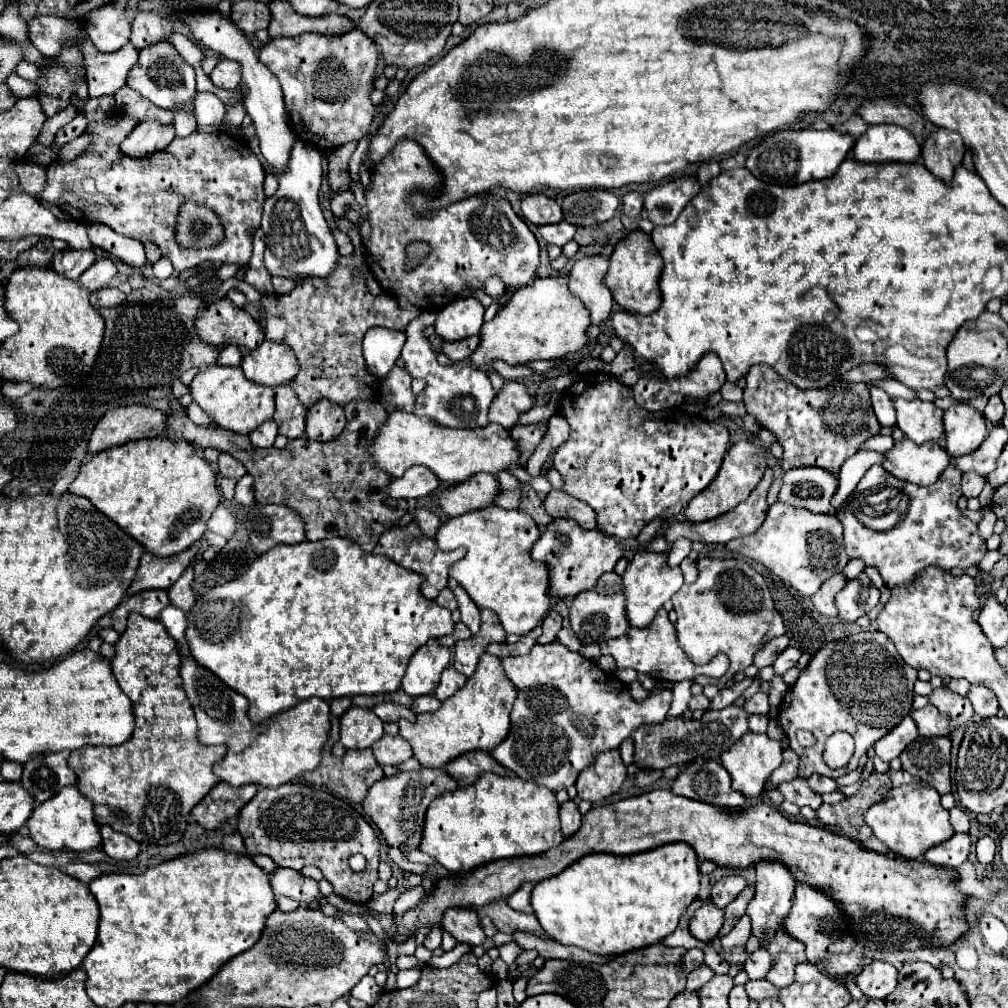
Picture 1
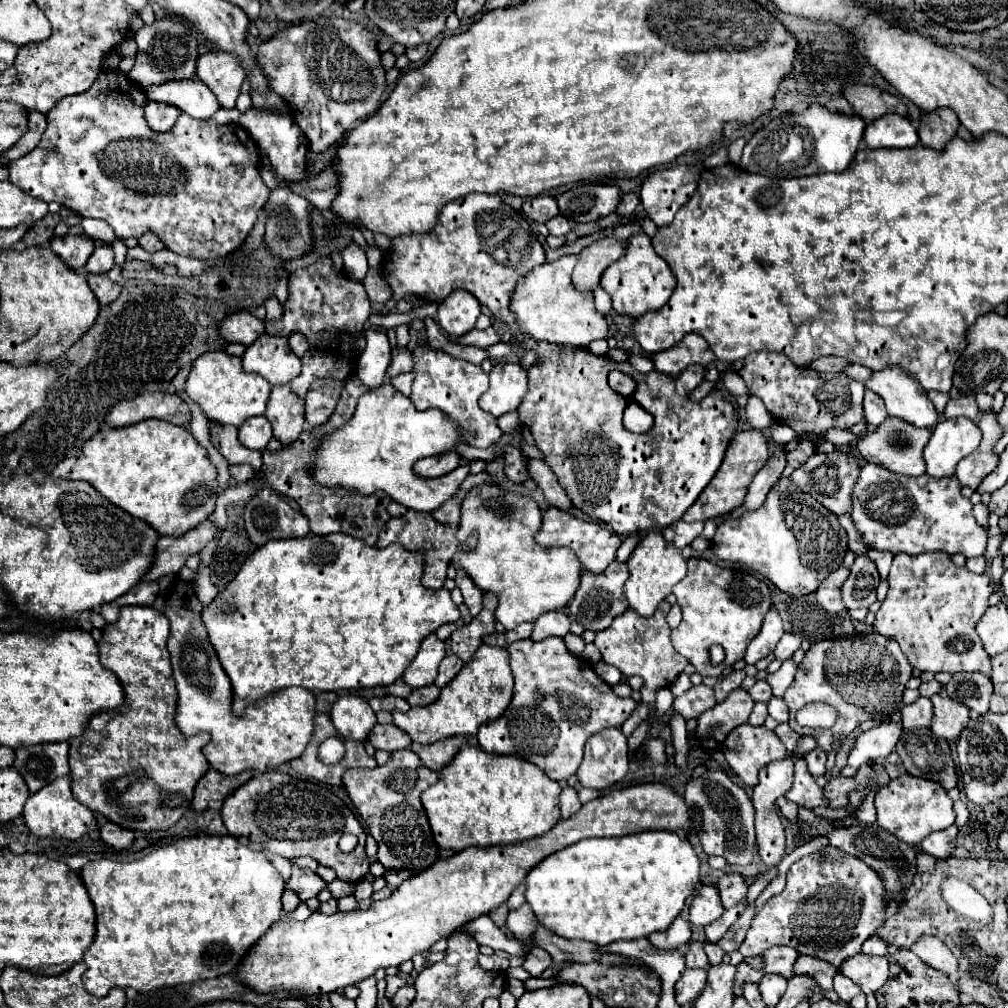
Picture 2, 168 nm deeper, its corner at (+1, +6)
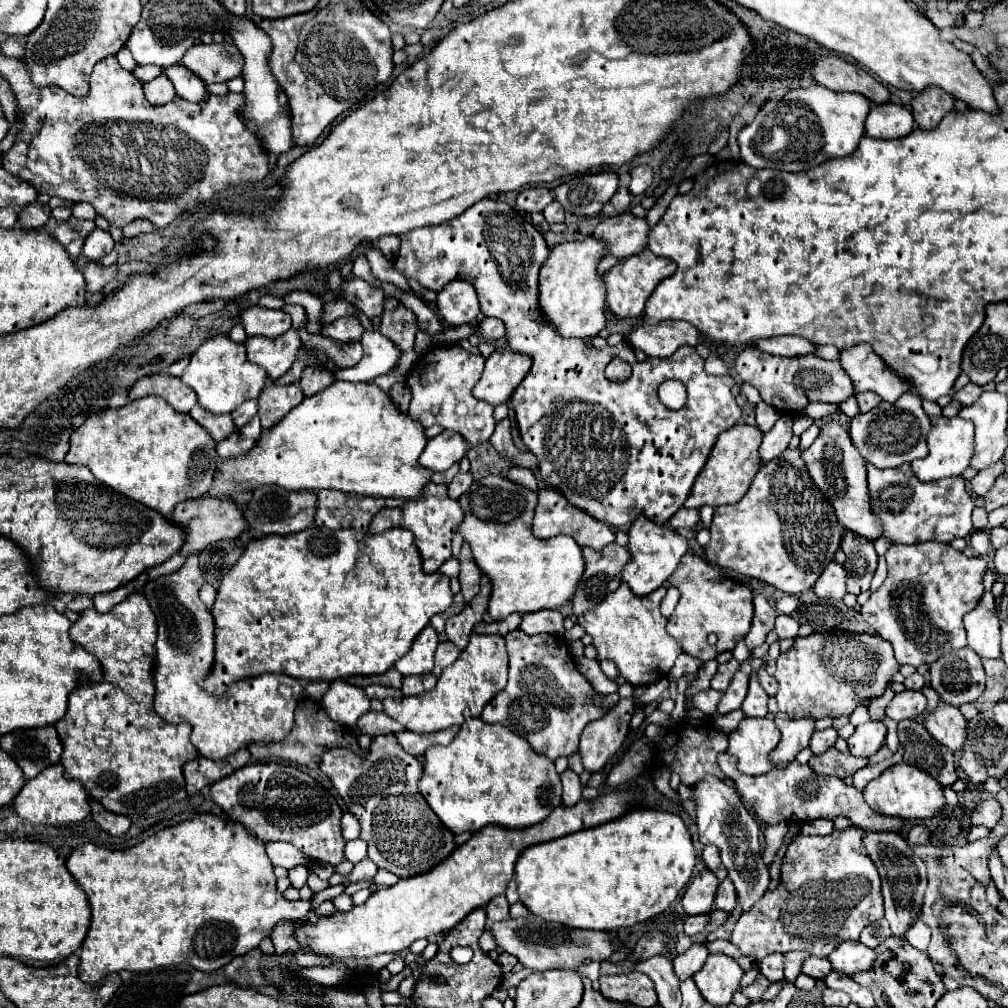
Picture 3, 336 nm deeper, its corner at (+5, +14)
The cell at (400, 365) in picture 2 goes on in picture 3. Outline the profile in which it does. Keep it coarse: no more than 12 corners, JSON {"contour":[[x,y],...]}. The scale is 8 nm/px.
{"contour":[[399,305],[383,313],[379,331],[411,351],[419,331],[417,315]]}

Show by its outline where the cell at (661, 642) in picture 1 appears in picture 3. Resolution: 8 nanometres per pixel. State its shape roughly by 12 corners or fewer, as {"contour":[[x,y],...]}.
{"contour":[[625,583],[577,619],[631,685],[667,677],[681,645],[665,587]]}

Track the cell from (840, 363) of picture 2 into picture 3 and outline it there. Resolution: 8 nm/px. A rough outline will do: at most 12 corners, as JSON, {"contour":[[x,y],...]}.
{"contour":[[773,337],[757,347],[771,355],[813,355],[815,345],[801,337]]}

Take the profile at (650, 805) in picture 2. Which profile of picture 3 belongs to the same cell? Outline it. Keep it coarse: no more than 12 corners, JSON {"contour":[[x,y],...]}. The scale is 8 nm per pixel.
{"contour":[[641,789],[487,825],[429,873],[347,913],[309,911],[301,949],[407,951],[503,895],[527,847],[615,821]]}

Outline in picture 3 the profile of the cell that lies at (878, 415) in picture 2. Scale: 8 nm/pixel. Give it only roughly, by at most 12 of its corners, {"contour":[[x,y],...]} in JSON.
{"contour":[[871,391],[857,393],[861,413],[881,403],[881,397]]}

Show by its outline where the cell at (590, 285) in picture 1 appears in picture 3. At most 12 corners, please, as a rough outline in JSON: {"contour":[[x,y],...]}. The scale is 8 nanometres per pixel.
{"contour":[[629,211],[603,219],[593,237],[605,257],[647,247],[649,225]]}

